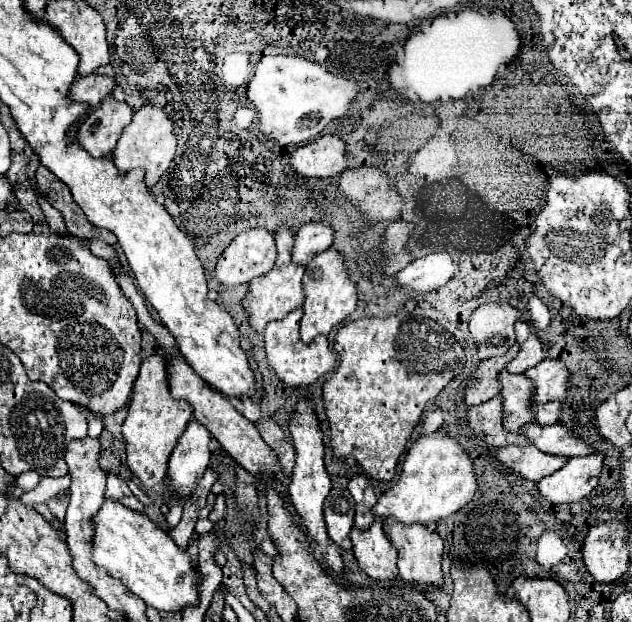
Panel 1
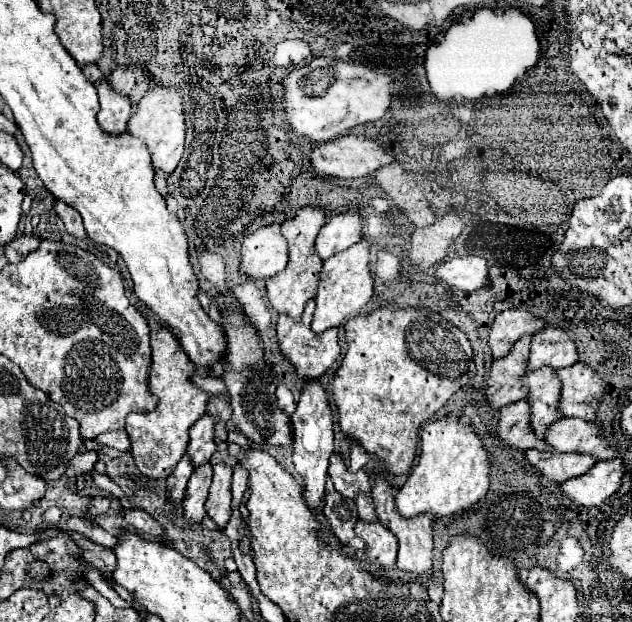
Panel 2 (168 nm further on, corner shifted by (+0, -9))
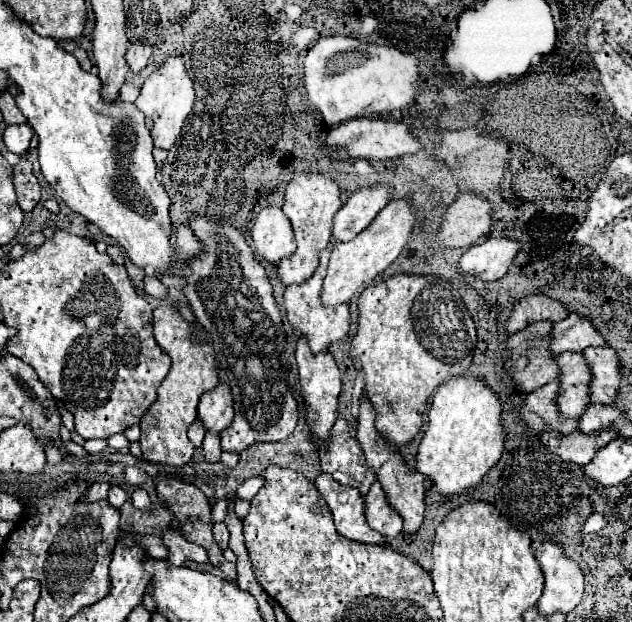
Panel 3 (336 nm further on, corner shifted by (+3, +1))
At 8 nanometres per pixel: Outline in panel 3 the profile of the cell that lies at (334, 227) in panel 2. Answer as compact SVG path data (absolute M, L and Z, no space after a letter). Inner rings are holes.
M376 186L354 192L348 202L336 212L332 222L332 238L336 242L348 242L362 232L374 216L390 202L390 188Z

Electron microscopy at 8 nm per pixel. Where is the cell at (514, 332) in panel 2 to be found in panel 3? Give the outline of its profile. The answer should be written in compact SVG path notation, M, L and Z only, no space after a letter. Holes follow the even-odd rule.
M528 296L512 306L512 312L506 320L506 334L514 334L520 328L526 328L532 322L548 320L548 322L560 322L568 316L568 310L564 304L548 298L548 296Z

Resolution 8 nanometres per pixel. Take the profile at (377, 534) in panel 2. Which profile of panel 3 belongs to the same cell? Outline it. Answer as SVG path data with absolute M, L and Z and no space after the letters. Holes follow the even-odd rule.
M374 482L364 496L366 504L366 522L372 530L380 532L384 538L396 538L402 532L402 520L400 516L388 506L384 492L378 482Z

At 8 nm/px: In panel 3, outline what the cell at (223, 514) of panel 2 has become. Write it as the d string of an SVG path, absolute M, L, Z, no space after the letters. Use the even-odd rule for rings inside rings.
M192 216L190 228L202 240L204 252L190 264L192 274L186 276L188 286L184 288L184 294L188 298L188 304L196 316L196 320L206 328L210 334L216 360L220 368L226 372L228 386L234 396L234 422L224 428L220 434L222 438L222 450L224 452L242 452L254 442L278 442L288 438L298 422L298 402L294 398L294 392L288 386L288 362L286 362L286 346L284 346L284 328L282 328L282 316L272 296L272 286L264 274L262 264L256 260L252 248L248 246L246 238L236 232L232 226L222 226L212 220L206 220L202 216Z

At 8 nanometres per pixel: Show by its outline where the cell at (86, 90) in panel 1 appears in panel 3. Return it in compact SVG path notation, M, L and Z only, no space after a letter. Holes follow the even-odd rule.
M132 44L126 52L126 60L128 60L128 66L130 66L130 72L138 74L150 60L152 56L152 48L148 44Z

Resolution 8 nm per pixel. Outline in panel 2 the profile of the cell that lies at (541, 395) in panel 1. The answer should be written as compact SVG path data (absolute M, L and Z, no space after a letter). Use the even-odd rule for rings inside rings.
M583 362L557 370L557 376L563 384L559 402L559 410L563 412L563 416L595 420L607 382Z

